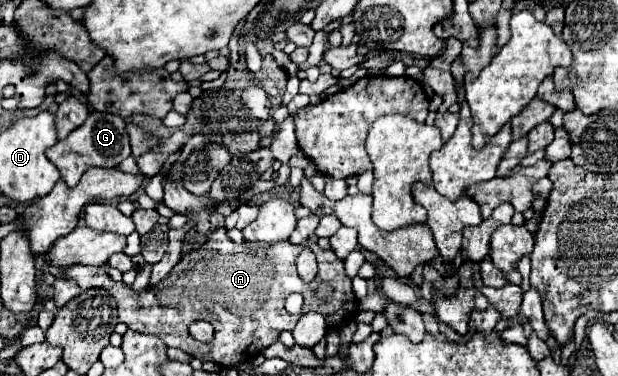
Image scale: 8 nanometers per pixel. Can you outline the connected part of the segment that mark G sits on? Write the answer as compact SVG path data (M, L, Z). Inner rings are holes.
M92 111L84 125L74 129L68 137L60 139L46 151L46 157L58 167L62 179L74 187L88 167L116 167L130 155L130 141L126 135L126 123L118 115Z

